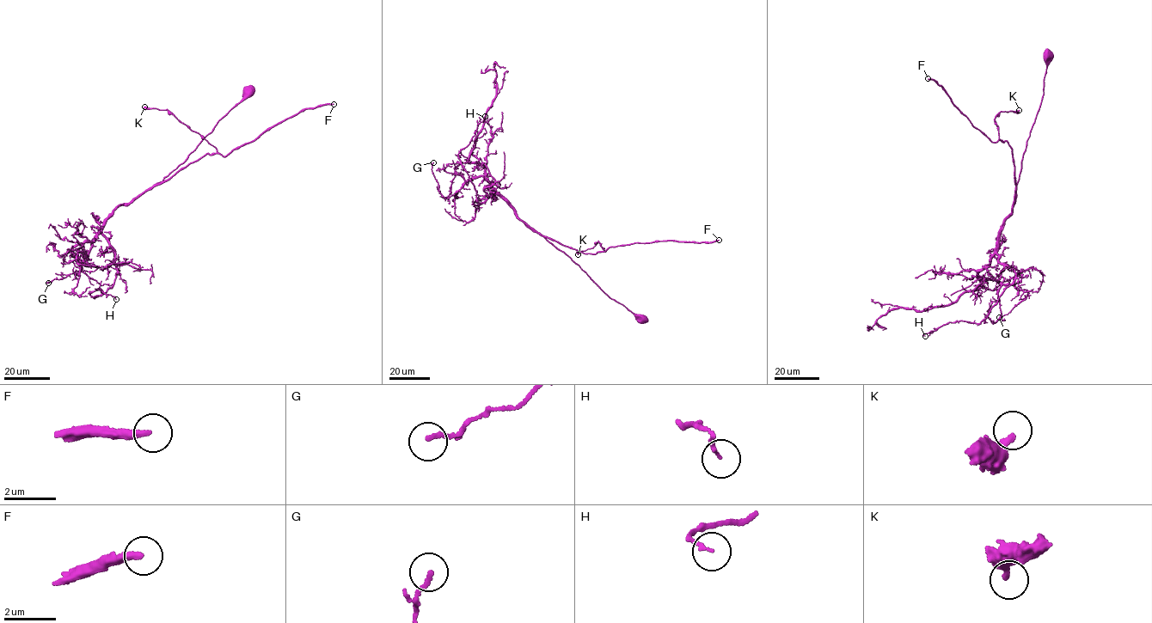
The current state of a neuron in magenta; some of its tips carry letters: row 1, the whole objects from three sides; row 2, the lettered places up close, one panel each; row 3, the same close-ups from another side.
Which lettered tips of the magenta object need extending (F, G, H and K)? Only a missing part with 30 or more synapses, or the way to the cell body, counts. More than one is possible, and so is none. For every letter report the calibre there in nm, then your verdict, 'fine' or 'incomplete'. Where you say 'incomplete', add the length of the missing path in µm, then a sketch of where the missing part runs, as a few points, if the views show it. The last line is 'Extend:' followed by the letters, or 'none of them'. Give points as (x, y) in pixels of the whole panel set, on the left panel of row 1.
F: calibre 240 nm; incomplete; missing 160 µm
G: calibre 180 nm; fine
H: calibre 120 nm; fine
K: calibre 320 nm; fine
Extend: F

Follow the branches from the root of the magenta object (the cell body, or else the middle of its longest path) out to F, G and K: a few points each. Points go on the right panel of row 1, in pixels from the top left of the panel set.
F: (1049, 54), (1043, 97), (1016, 184), (1013, 153), (1006, 141), (989, 140), (972, 126), (941, 86), (928, 78)
G: (1049, 54), (1043, 97), (1024, 152), (1011, 215), (988, 265), (998, 281), (1027, 291), (1026, 298), (999, 317)
K: (1049, 54), (1043, 97), (1016, 184), (1012, 149), (1006, 141), (1000, 141), (994, 119), (1001, 111), (1019, 110)

